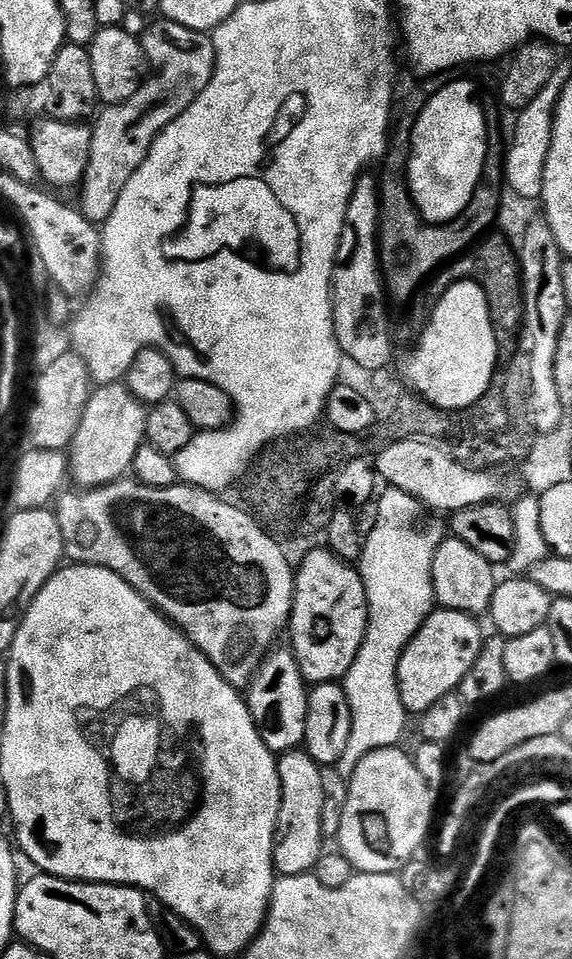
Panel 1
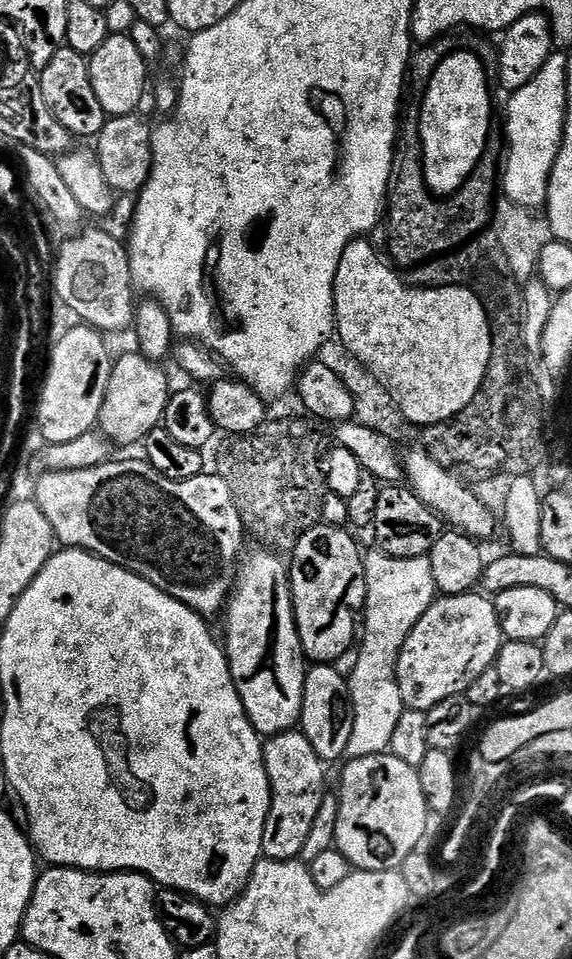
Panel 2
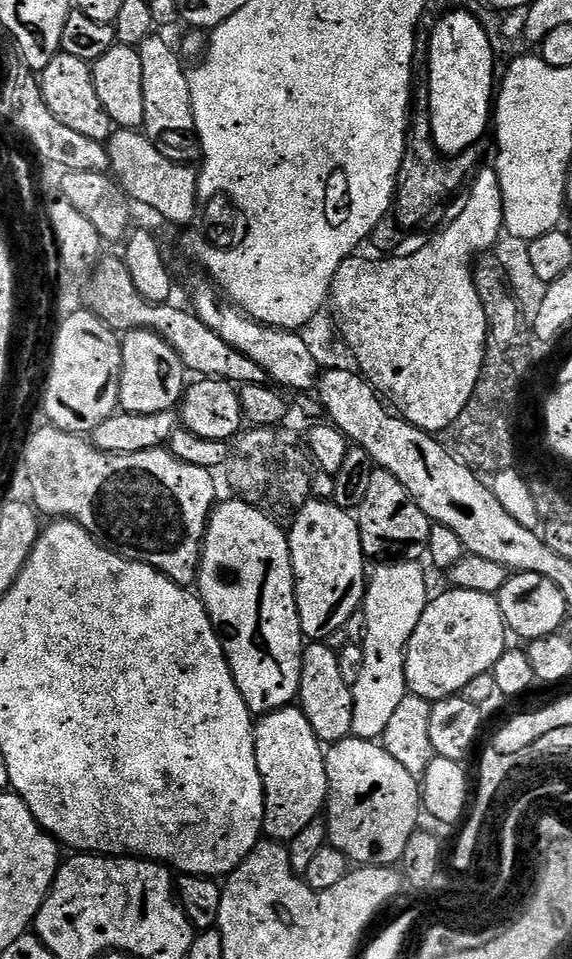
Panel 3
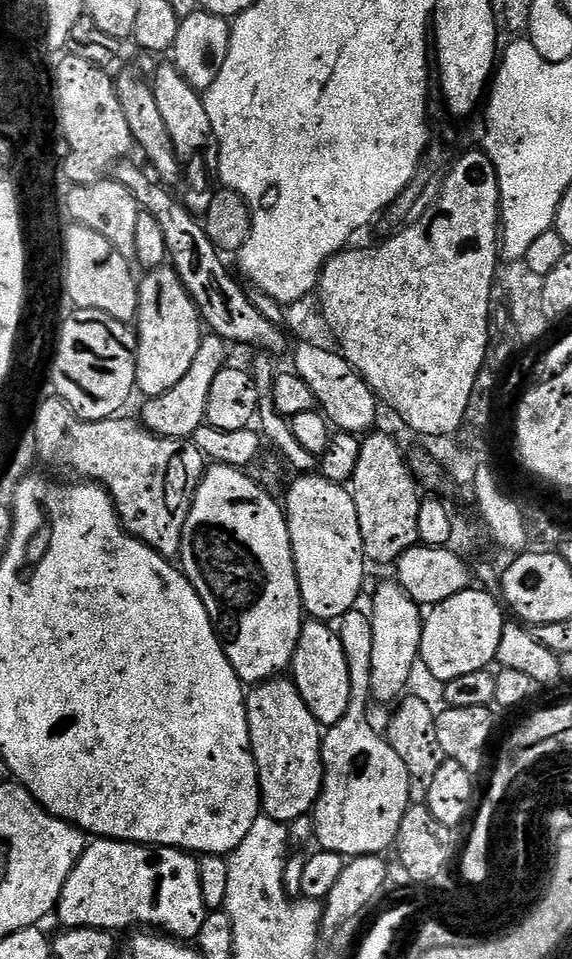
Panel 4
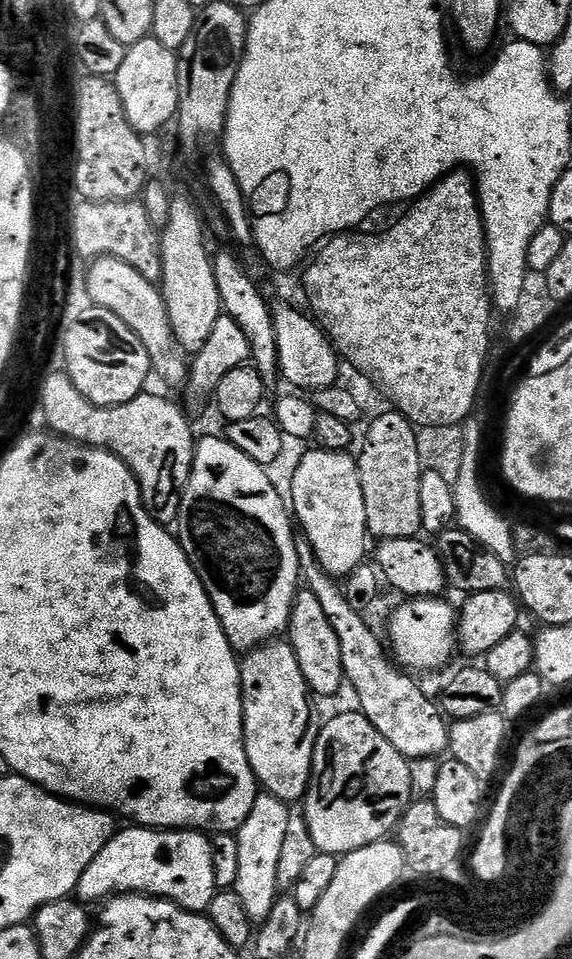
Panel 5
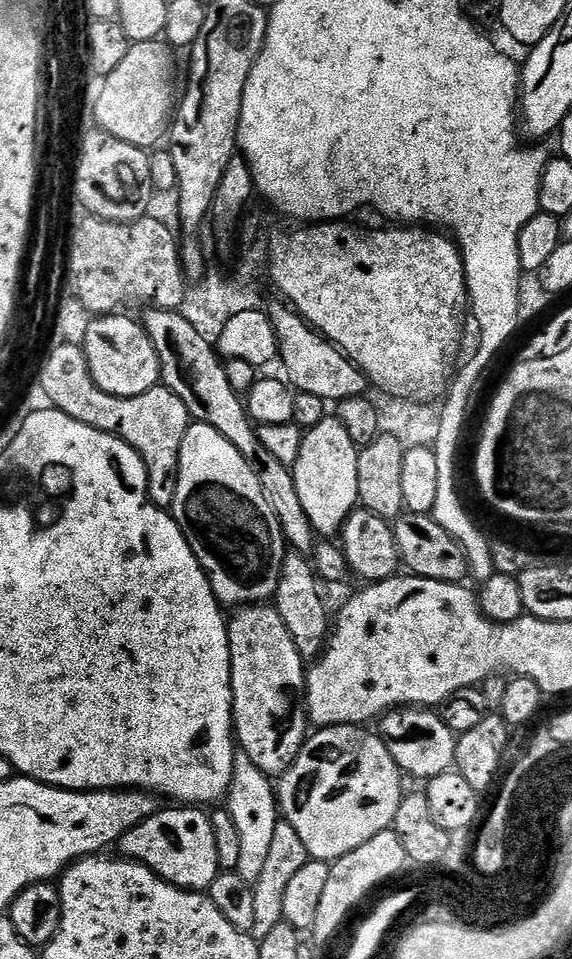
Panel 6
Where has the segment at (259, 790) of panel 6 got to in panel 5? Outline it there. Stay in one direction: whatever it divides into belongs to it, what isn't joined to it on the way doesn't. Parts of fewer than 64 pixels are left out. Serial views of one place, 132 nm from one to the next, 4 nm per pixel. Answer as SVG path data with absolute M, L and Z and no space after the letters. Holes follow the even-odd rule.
M257 795L248 817L235 833L238 842L238 882L234 890L238 898L242 898L242 906L246 906L246 914L250 914L253 922L263 922L278 897L278 856L285 839L288 807L276 796Z

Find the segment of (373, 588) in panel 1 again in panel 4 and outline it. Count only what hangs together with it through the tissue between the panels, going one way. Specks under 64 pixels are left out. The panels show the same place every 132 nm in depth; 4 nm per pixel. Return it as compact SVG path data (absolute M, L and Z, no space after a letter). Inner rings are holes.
M399 582L384 584L372 596L370 615L373 624L372 693L378 701L395 701L408 687L410 670L420 658L420 643L424 629L421 605L414 603Z

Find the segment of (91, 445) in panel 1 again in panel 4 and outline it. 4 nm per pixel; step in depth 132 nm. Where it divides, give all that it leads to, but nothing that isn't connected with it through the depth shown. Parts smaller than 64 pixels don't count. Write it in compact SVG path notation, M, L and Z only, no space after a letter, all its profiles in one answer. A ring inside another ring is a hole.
M161 266L145 271L139 281L140 301L134 321L134 331L136 334L136 347L134 355L136 357L136 387L145 397L161 396L166 394L166 390L174 390L182 378L186 378L186 370L190 370L194 362L194 356L199 350L200 339L202 337L202 321L200 312L196 309L196 303L192 300L182 282L182 278L176 273L176 269L171 266Z

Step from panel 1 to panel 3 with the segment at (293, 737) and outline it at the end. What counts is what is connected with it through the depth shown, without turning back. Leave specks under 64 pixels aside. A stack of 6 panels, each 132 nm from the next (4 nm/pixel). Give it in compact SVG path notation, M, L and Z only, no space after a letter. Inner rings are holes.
M231 498L225 502L217 503L212 509L212 515L208 517L208 528L204 531L204 545L200 551L200 570L198 573L198 595L204 603L205 610L216 627L216 633L220 635L220 645L228 659L228 665L232 671L234 682L246 702L246 706L252 711L253 717L259 718L270 714L274 710L295 705L300 694L300 679L302 678L302 662L304 661L304 650L306 637L300 619L298 618L298 606L296 605L296 579L292 569L292 555L288 545L288 532L273 517L268 516L262 510L258 510L253 504L248 504L239 498Z

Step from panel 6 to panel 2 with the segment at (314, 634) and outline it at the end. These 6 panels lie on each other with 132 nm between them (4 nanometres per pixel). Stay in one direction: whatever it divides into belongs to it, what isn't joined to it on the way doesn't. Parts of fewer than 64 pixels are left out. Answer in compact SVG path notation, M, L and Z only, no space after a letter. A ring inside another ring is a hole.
M312 664L304 673L302 714L298 728L306 738L310 738L314 754L318 754L318 758L325 762L343 761L347 757L350 733L354 730L352 690L345 673L343 676L338 669L330 664Z

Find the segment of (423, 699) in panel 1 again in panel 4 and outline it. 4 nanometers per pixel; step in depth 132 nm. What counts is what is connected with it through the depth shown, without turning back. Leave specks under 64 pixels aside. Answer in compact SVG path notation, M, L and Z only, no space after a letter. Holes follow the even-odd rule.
M473 586L462 594L454 594L454 598L446 598L446 602L431 605L432 613L424 616L420 658L434 677L447 682L493 667L498 644L502 642L506 612L501 601L492 595L491 591Z

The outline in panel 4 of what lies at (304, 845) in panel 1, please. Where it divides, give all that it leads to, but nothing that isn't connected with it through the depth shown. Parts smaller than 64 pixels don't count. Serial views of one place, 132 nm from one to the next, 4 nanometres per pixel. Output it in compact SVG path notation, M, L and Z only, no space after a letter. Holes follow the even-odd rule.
M288 678L266 680L247 693L248 729L256 767L260 769L263 815L289 825L309 815L320 801L324 785L322 726L310 714L302 694Z

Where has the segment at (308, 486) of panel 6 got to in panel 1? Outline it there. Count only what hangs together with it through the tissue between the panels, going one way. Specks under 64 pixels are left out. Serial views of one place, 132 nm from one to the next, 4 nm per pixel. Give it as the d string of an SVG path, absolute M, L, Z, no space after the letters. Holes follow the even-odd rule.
M327 547L316 548L295 569L296 597L292 603L292 619L290 621L290 647L296 656L298 670L309 685L335 684L343 681L344 675L354 666L354 658L358 658L358 650L368 632L368 599L366 586L362 582L359 571L349 561L339 560Z

